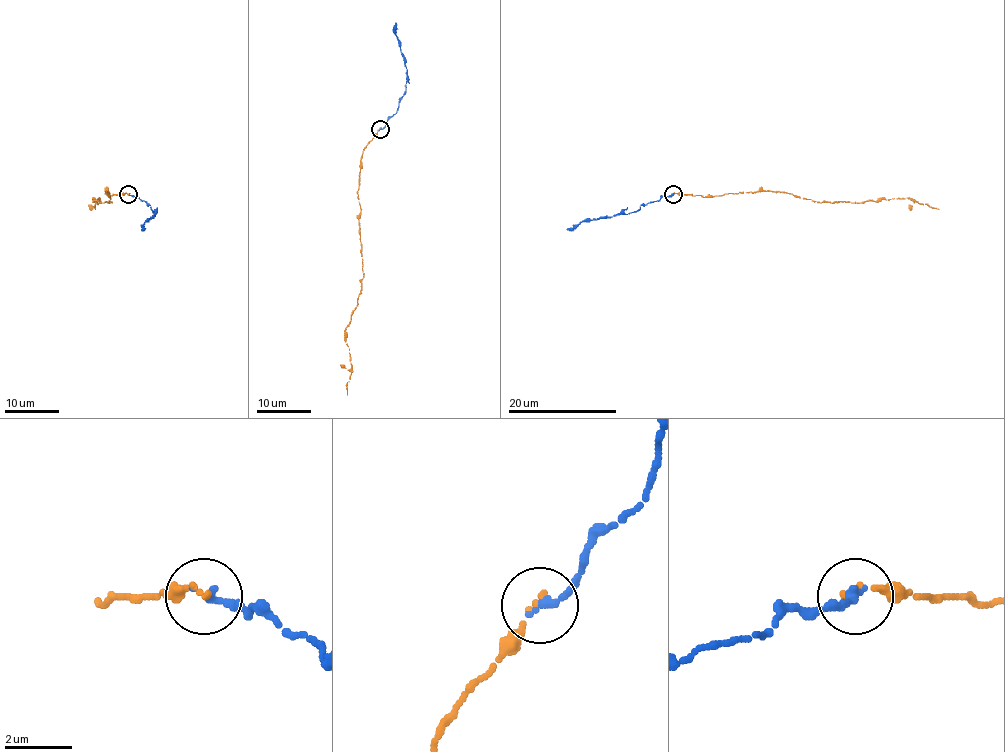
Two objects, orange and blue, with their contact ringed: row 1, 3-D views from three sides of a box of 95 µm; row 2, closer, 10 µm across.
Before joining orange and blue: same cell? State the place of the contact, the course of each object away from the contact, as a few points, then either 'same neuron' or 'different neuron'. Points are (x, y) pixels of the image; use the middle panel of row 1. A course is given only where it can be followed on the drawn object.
(380, 129) | orange via (379, 129), (366, 146), (360, 159), (358, 191), (363, 273), (358, 306), (345, 328), (351, 368), (347, 394) | blue via (379, 129), (397, 112), (406, 83), (406, 68), (396, 36), (396, 22) | same neuron

